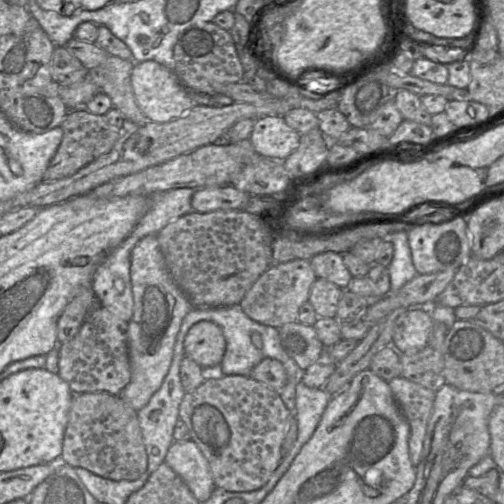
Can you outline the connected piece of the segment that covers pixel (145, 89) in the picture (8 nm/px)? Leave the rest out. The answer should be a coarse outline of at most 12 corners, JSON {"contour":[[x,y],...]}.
{"contour":[[136,63],[131,85],[148,121],[166,123],[194,106],[176,73]]}

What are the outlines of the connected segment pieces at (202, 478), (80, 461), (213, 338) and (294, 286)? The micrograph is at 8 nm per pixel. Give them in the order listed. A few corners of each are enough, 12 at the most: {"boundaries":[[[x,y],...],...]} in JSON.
{"boundaries":[[[174,441],[164,463],[200,503],[216,485],[194,441]],[[73,394],[61,458],[110,480],[148,460],[120,395]],[[195,323],[184,340],[185,356],[208,372],[226,350],[220,326]],[[309,260],[272,264],[239,305],[280,328],[297,321],[317,276]]]}

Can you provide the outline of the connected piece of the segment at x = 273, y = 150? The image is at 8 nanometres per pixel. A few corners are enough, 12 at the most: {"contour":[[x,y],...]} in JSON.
{"contour":[[283,116],[256,120],[249,140],[283,162],[300,137]]}

